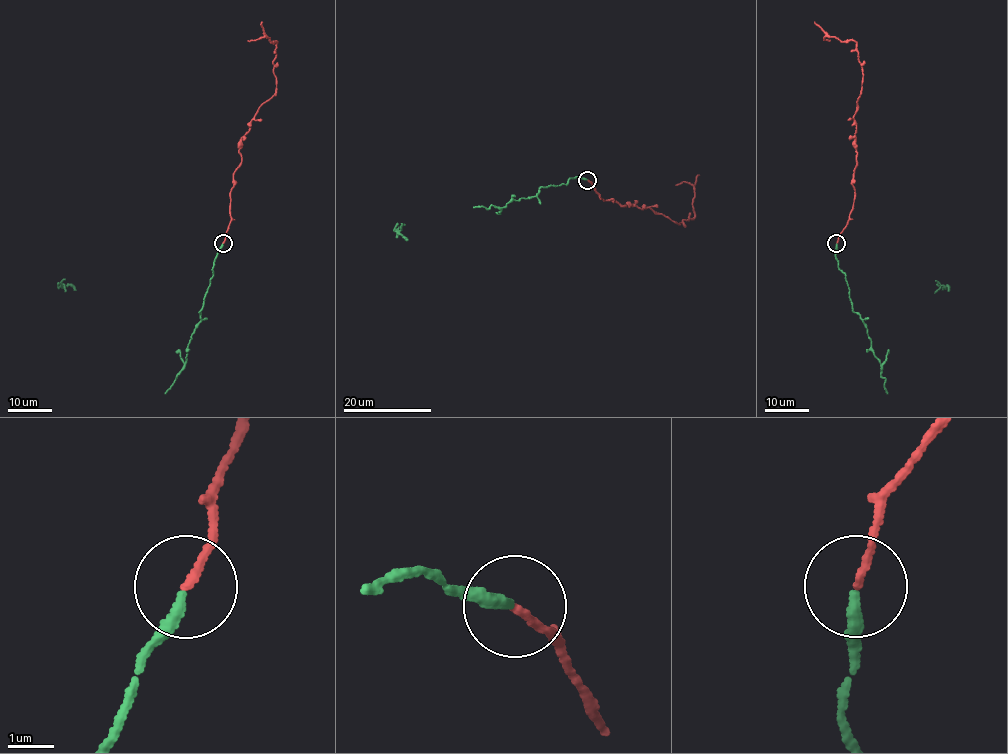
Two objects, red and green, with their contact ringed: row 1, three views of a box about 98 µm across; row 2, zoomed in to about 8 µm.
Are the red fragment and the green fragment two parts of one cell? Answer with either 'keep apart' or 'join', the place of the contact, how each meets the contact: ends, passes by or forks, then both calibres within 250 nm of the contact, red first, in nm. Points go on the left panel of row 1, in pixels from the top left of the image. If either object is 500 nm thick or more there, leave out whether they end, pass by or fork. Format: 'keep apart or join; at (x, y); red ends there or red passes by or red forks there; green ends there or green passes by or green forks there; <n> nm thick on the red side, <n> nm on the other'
keep apart; at (223, 243); red ends there; green ends there; 150 nm thick on the red side, 260 nm on the other

